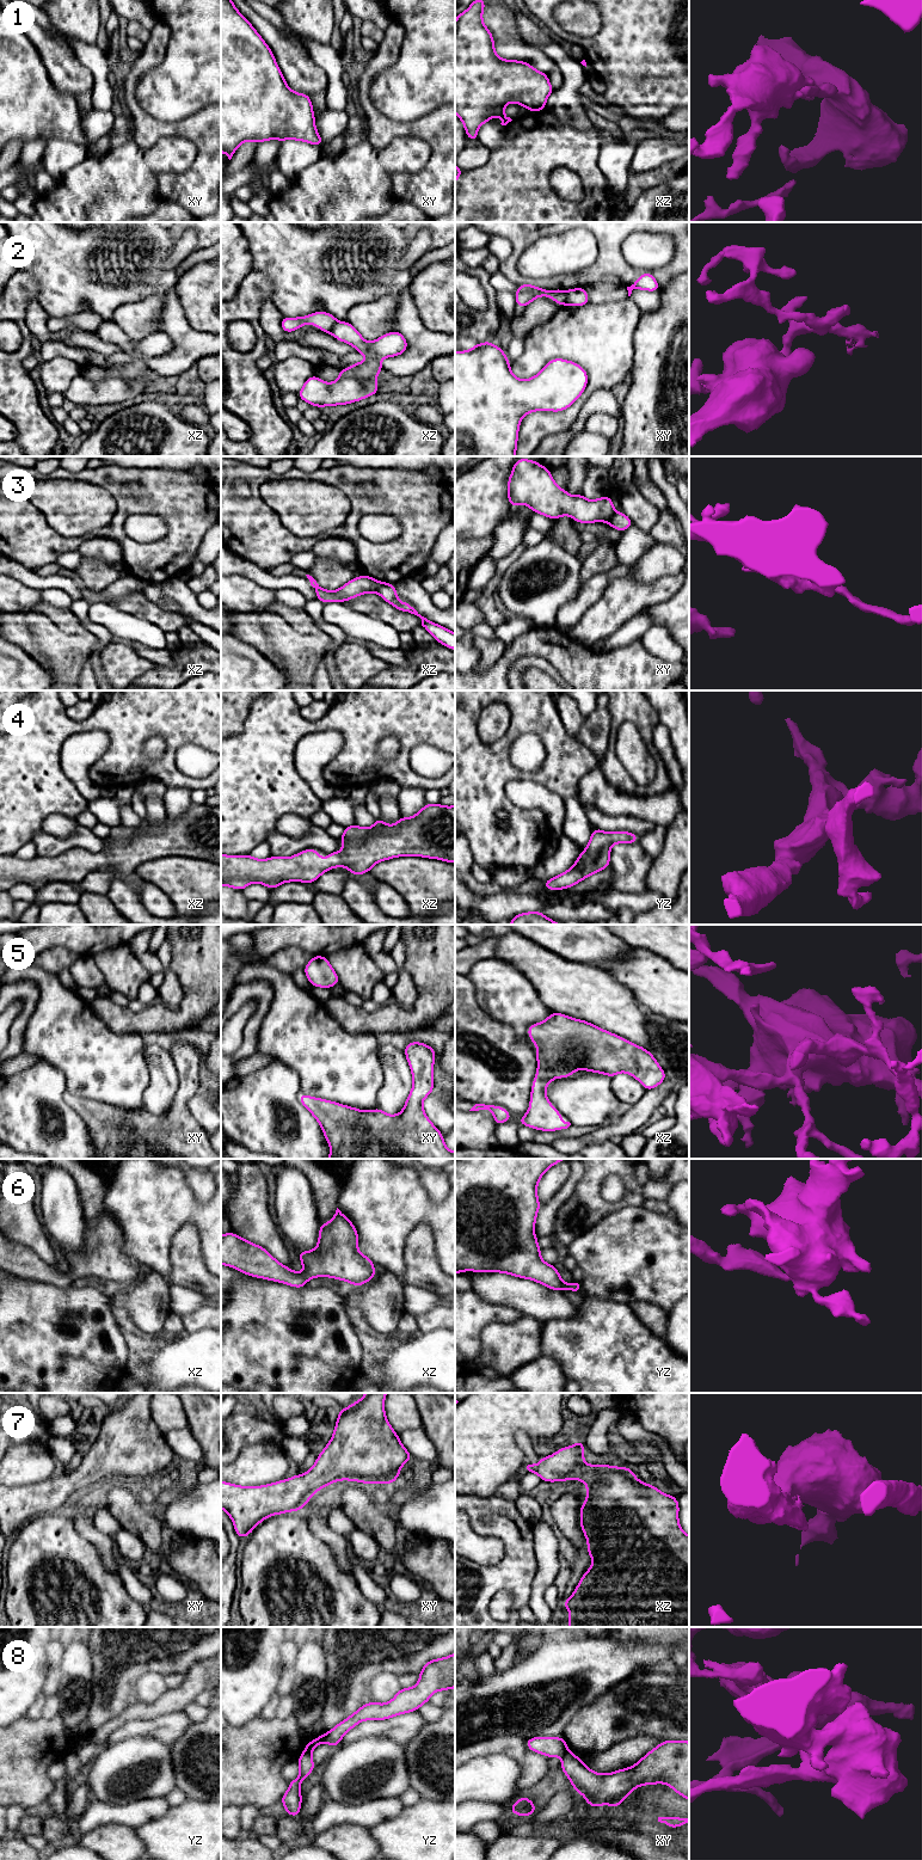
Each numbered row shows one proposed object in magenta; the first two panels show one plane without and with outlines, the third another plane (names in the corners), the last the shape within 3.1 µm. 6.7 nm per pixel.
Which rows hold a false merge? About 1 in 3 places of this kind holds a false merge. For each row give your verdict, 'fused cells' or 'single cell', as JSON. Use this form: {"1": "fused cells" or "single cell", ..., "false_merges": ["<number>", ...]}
{"1": "single cell", "2": "fused cells", "3": "fused cells", "4": "single cell", "5": "single cell", "6": "single cell", "7": "single cell", "8": "fused cells", "false_merges": ["2", "3", "8"]}

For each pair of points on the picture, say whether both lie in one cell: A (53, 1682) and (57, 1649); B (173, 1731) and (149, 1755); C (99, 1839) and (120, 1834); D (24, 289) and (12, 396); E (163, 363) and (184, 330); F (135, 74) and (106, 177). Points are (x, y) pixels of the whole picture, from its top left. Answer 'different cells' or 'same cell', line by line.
A: same cell
B: different cells
C: same cell
D: same cell
E: same cell
F: different cells

